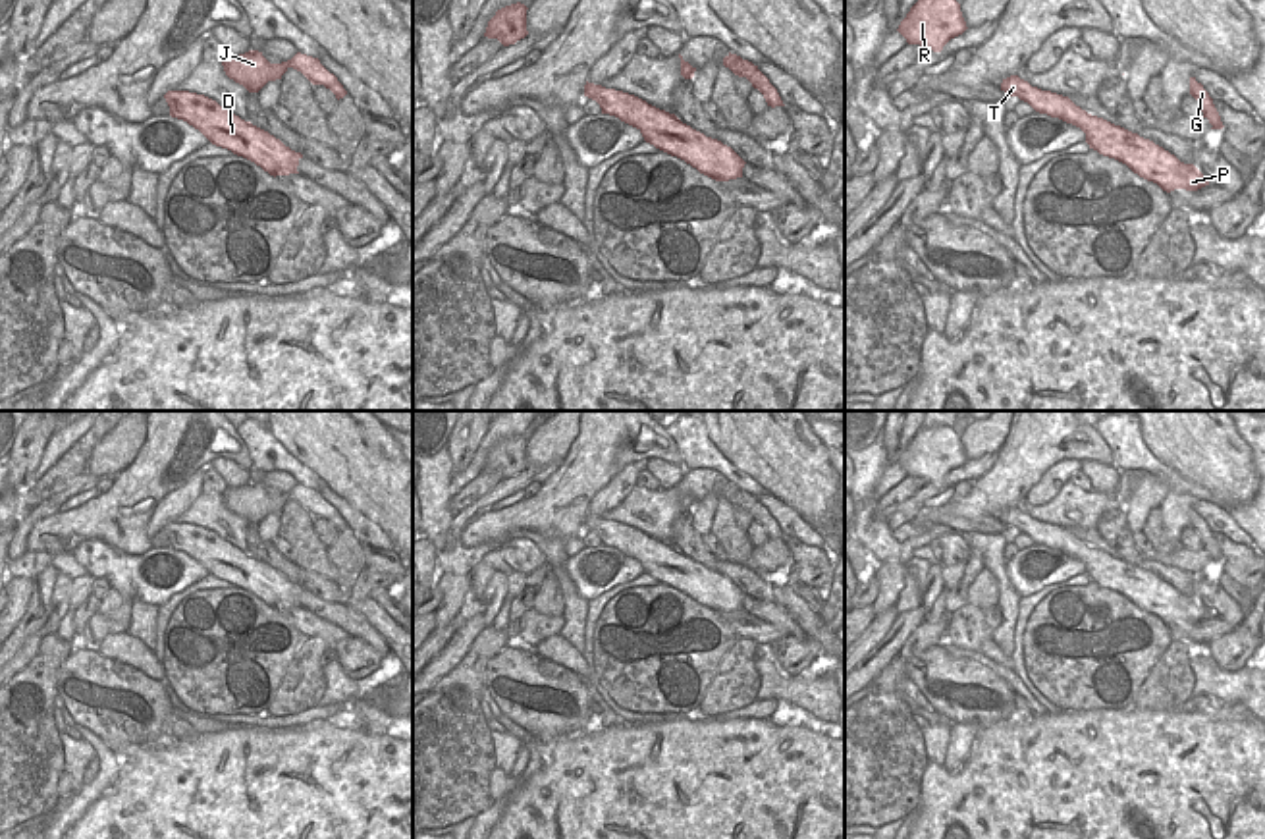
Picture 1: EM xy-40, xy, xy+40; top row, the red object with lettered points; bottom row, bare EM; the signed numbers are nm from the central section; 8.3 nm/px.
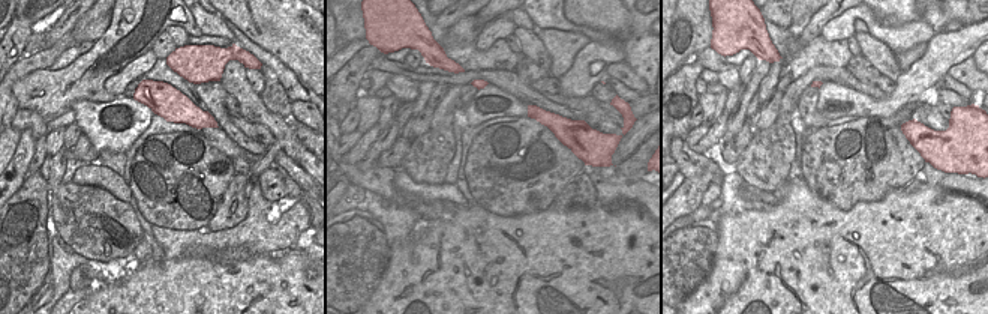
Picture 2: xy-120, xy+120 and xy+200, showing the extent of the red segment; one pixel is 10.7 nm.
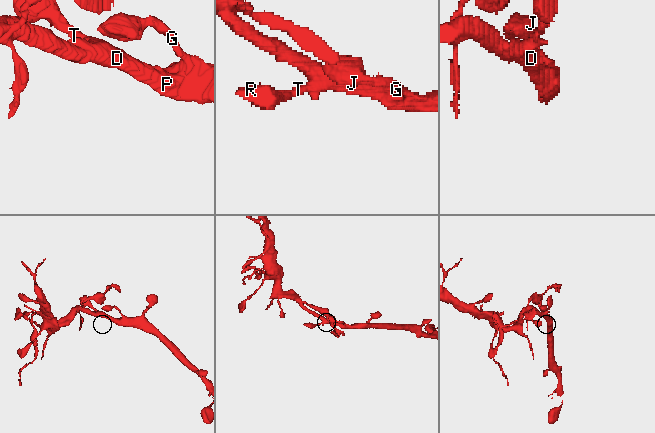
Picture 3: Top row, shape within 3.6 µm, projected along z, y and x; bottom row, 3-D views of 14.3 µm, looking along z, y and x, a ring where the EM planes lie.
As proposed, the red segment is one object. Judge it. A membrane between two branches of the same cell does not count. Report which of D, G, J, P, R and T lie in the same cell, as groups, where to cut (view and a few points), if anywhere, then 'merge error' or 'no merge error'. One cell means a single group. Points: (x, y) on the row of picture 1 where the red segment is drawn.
D G J P R T; no cut; no merge error

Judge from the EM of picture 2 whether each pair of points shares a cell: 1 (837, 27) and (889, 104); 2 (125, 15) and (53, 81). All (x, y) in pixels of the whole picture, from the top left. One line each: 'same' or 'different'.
1: different
2: same

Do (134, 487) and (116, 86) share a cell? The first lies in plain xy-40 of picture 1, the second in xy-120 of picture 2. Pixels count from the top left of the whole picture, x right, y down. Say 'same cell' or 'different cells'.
different cells

